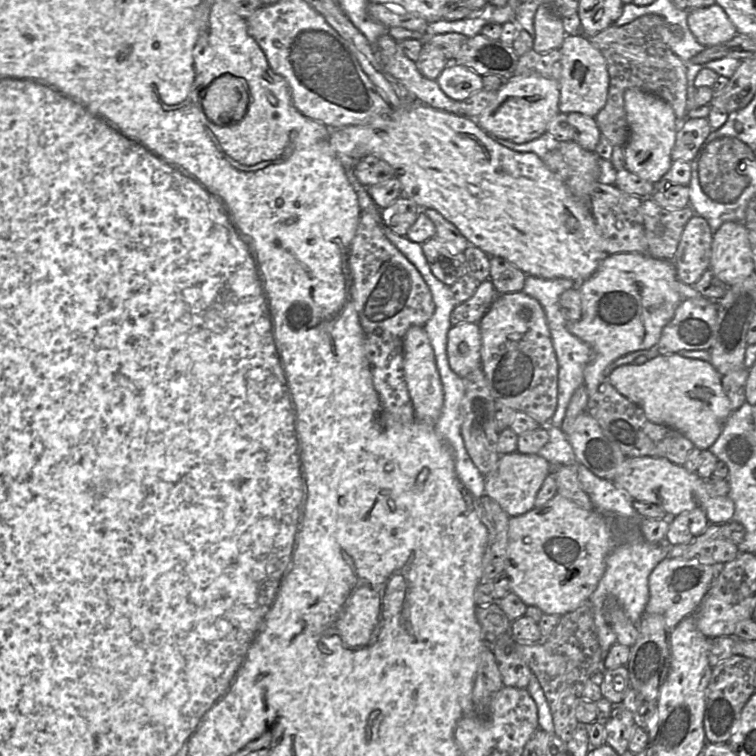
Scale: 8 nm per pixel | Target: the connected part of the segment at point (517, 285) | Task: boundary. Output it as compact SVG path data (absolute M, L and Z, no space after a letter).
M490 257L490 279L498 294L520 292L523 290L527 275L508 260Z

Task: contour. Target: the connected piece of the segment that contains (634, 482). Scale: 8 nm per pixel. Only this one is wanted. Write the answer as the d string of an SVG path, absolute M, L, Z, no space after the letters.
M627 457L619 466L612 482L617 488L628 491L634 500L656 504L673 516L701 508L710 524L724 524L733 520L735 505L729 496L711 496L705 480L697 473L690 472L683 465L674 464L666 458Z

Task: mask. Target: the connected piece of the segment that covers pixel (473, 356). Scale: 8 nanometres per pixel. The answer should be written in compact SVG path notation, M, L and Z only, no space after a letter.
M479 323L452 325L447 336L447 356L451 370L465 378L481 366L481 331Z

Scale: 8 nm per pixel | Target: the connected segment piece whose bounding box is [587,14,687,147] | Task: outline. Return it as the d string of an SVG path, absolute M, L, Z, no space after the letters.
M657 14L641 16L623 26L611 25L588 40L604 56L608 73L609 88L605 106L595 120L603 136L613 146L624 147L629 138L629 127L624 105L627 89L637 88L655 94L668 102L679 122L687 118L687 76L684 62L675 55L659 34L664 18Z

